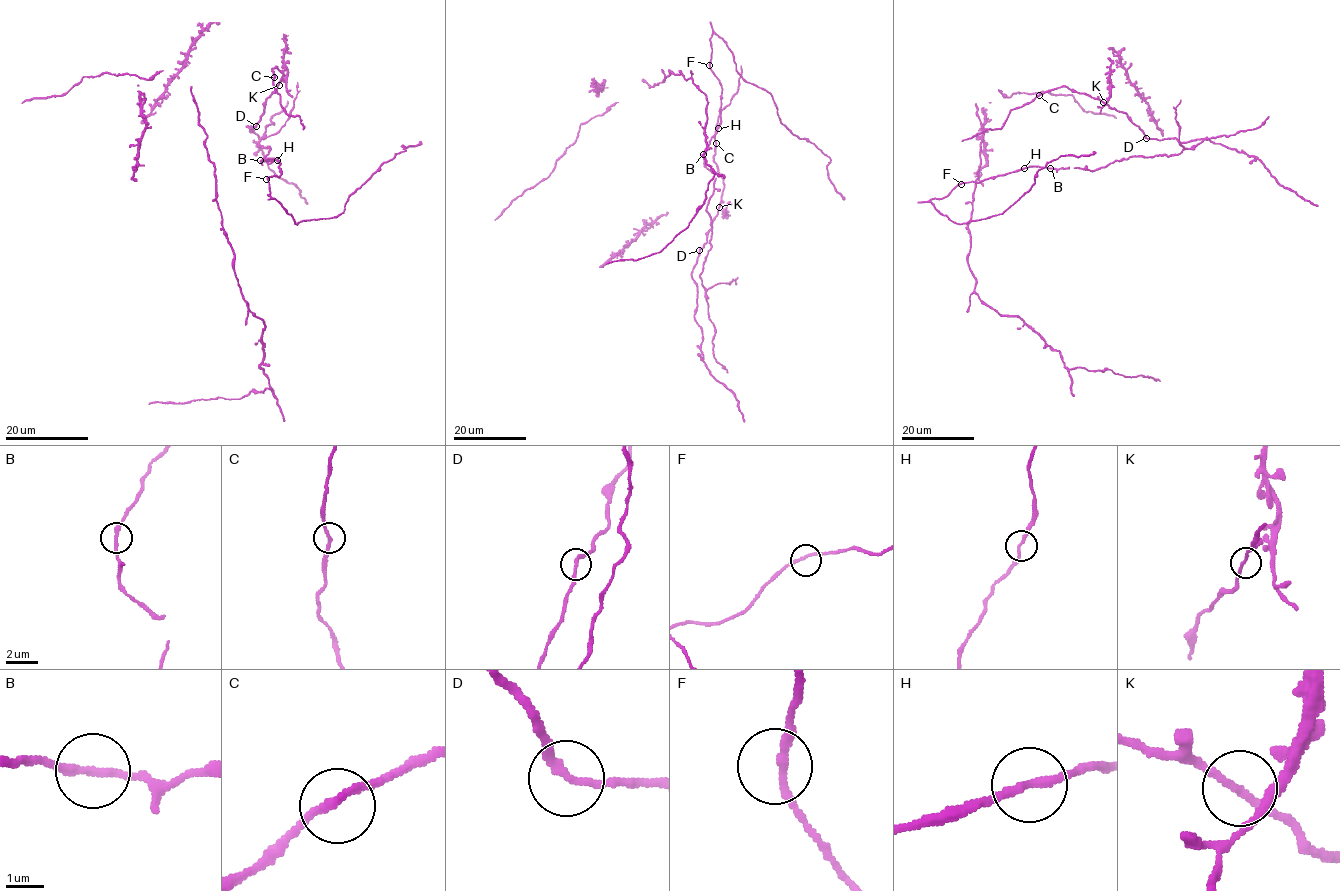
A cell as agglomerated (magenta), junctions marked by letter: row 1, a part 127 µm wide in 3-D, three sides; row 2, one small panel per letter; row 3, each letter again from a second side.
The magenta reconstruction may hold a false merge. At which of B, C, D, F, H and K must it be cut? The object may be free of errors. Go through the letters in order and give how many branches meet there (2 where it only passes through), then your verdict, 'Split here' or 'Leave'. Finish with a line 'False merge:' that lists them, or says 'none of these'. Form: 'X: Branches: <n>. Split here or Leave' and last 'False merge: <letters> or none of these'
B: Branches: 2. Leave
C: Branches: 2. Leave
D: Branches: 2. Leave
F: Branches: 2. Leave
H: Branches: 2. Leave
K: Branches: 2. Leave
False merge: none of these

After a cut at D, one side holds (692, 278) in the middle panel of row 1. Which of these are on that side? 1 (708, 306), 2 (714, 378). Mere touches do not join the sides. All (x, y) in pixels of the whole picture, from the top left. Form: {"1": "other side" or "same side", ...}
{"1": "other side", "2": "same side"}

